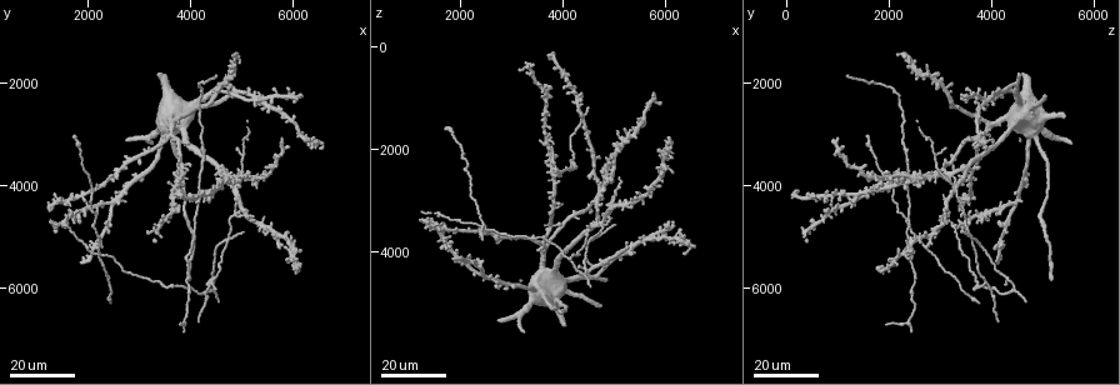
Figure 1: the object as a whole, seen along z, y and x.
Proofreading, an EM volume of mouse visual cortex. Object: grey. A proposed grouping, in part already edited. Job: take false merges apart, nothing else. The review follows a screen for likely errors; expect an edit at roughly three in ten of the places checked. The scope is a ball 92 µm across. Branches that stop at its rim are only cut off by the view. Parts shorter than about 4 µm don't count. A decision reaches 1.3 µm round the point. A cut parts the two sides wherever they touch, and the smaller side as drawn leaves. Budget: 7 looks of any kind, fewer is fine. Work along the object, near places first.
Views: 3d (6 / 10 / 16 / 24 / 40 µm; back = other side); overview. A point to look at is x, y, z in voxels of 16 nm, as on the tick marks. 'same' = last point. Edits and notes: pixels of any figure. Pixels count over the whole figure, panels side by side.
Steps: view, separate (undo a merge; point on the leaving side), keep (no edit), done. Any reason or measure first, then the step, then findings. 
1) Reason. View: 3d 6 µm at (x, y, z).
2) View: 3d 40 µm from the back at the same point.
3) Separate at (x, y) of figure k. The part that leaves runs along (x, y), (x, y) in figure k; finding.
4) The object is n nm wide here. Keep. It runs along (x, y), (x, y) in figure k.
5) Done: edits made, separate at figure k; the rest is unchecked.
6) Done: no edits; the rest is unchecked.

A fork. View: 3d 16 µm at (4450, 6000, 4400).

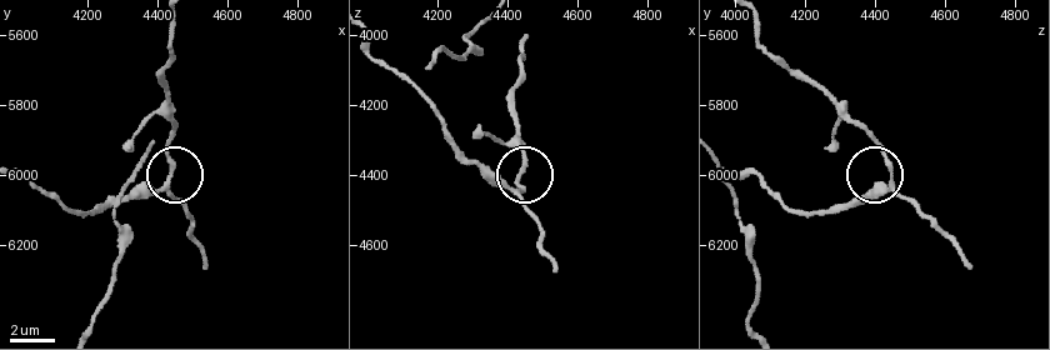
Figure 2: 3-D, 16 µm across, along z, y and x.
Closer look. View: 3d 10 µm at (4420, 6030, 4450).

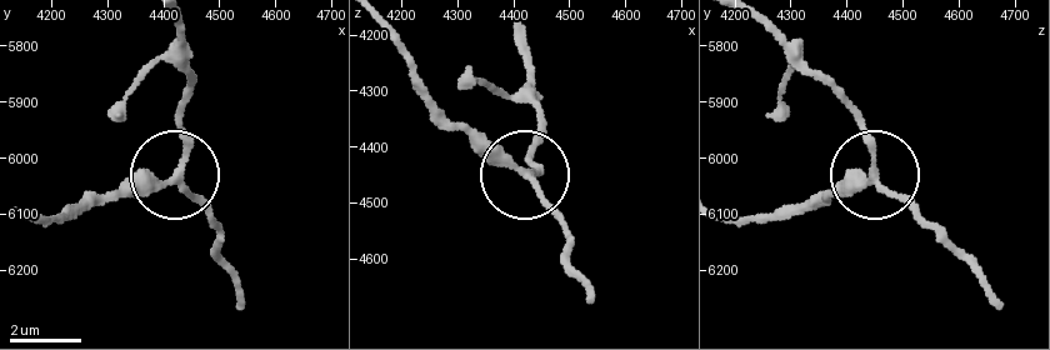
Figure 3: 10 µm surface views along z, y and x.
The object is 200 nm wide here. Keep. One neuron here.

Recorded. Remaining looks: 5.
Four arms meet. View: 3d 24 µm at (4750, 5050, 3650).

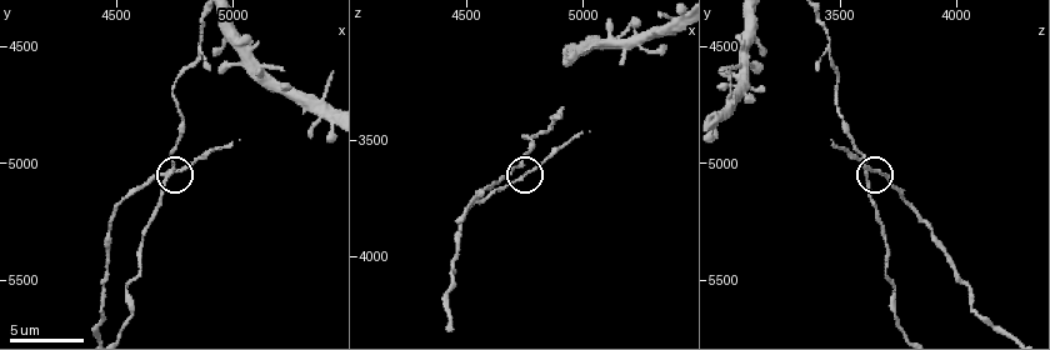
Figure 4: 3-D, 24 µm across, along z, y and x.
View: 3d 6 µm at (4740, 5040, 3620).

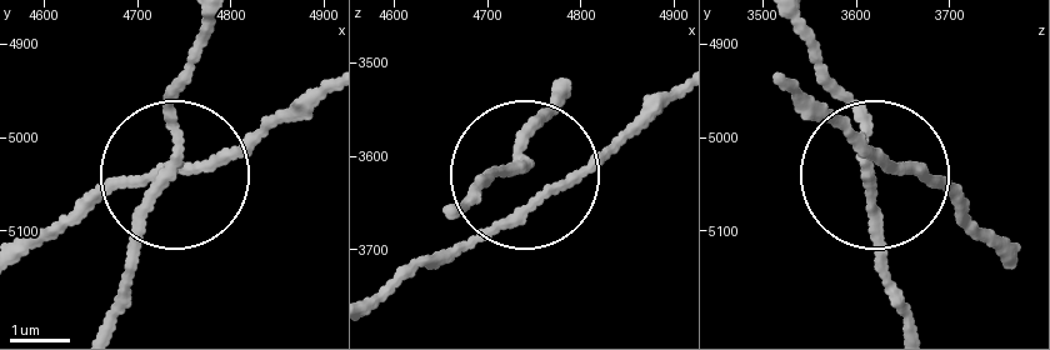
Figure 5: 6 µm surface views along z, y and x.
View: 3d 6 µm from the back at (4745, 5035, 3610).

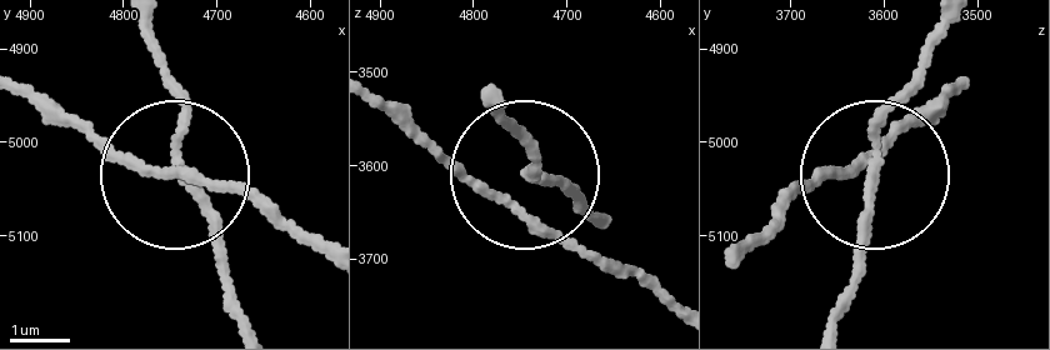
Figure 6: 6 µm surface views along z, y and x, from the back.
4 arms meet here. Keep. It runs along (493, 91), (528, 156), (518, 176), (593, 206) in figure 6; all the same neuron.

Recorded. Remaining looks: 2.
Side arm on a straight run. View: 3d 10 µm at (4840, 4510, 3450).

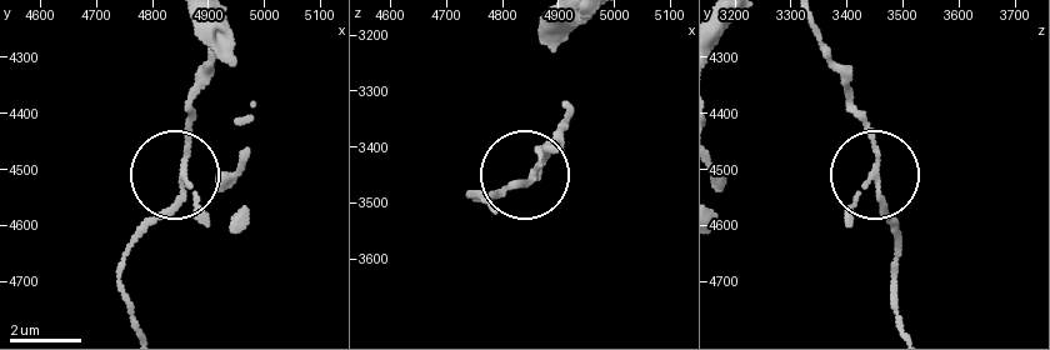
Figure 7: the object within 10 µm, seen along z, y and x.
3 arms meet here. Keep. All the same neuron.

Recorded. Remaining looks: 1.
Done: no edits; the rest is unchecked.

